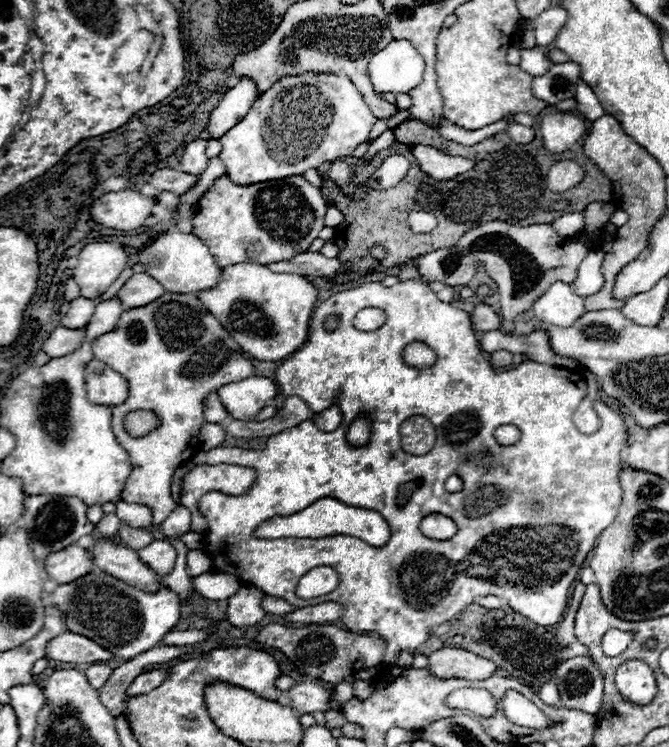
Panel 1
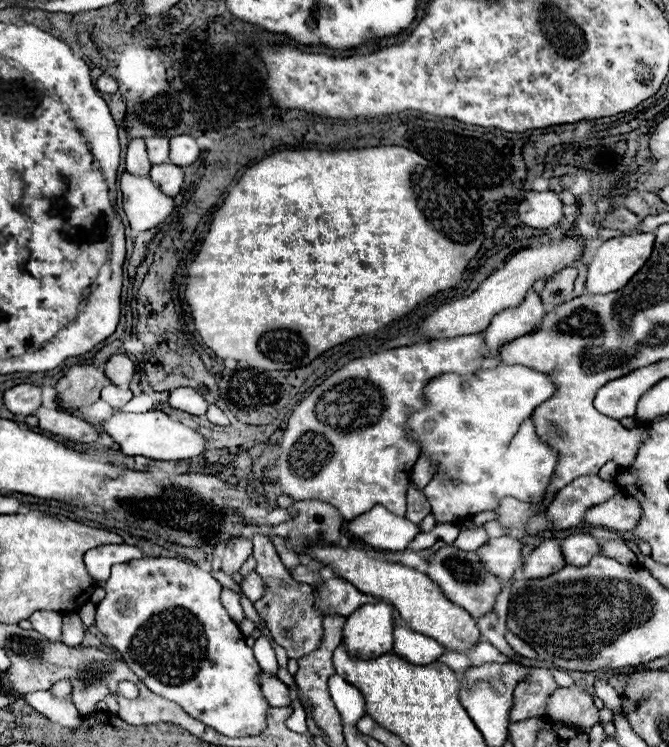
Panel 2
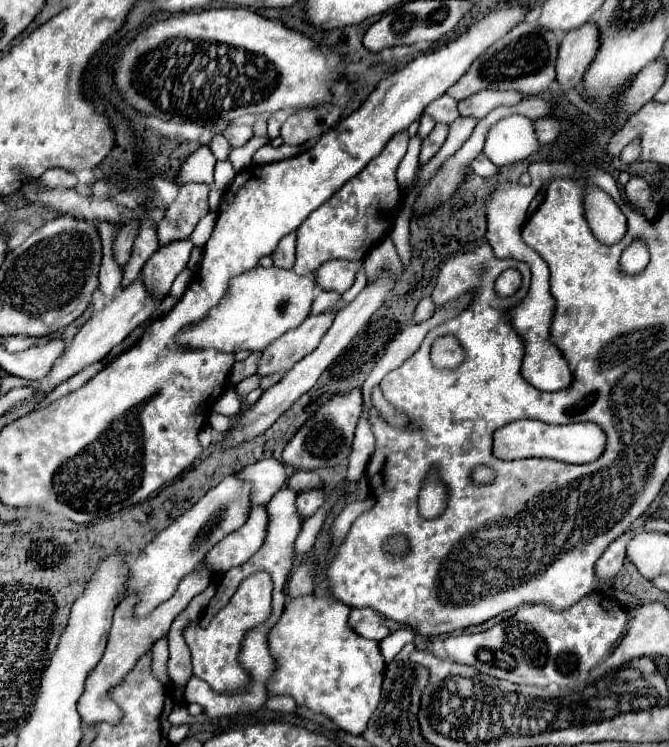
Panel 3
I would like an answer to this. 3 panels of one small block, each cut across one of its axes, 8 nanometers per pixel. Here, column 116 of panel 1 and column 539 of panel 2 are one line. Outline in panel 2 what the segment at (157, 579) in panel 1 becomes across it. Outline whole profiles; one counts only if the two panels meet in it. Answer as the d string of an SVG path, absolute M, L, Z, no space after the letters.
M544 540L534 548L534 552L524 560L524 578L540 578L552 576L564 568L564 558L560 552L560 540Z

